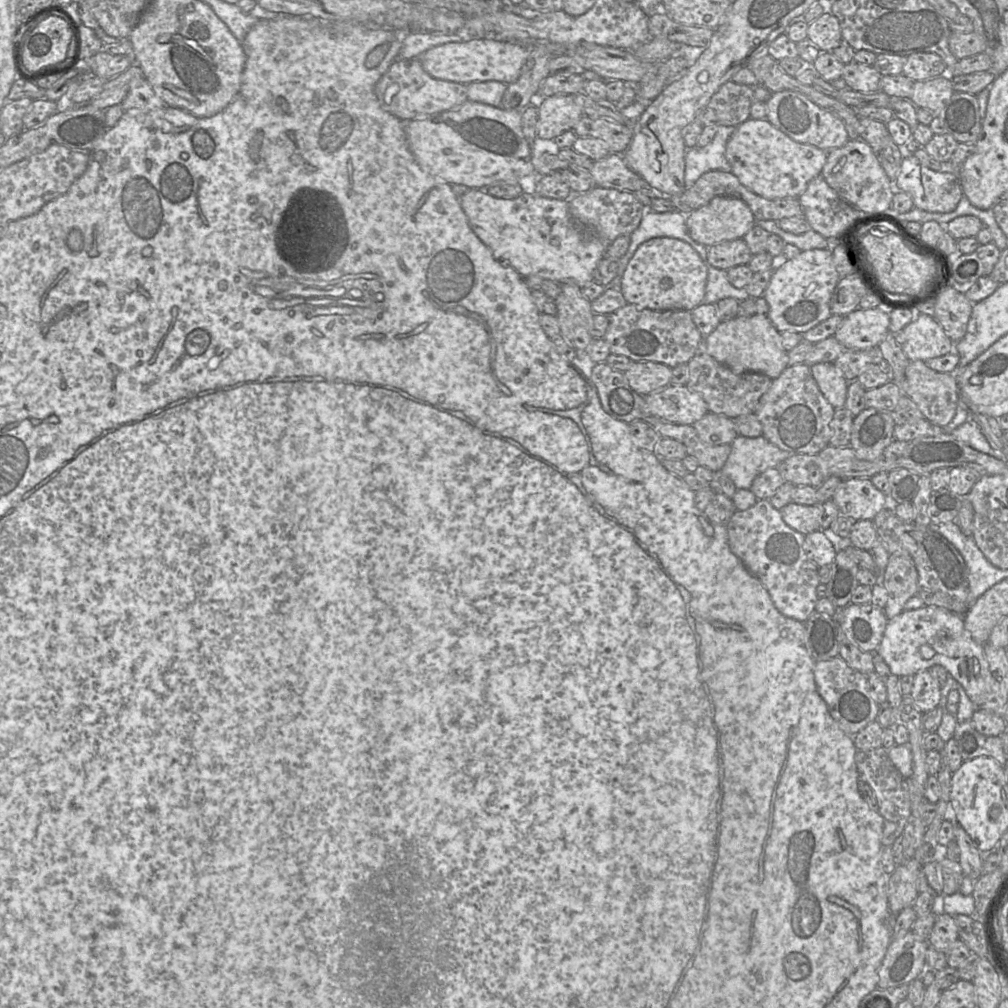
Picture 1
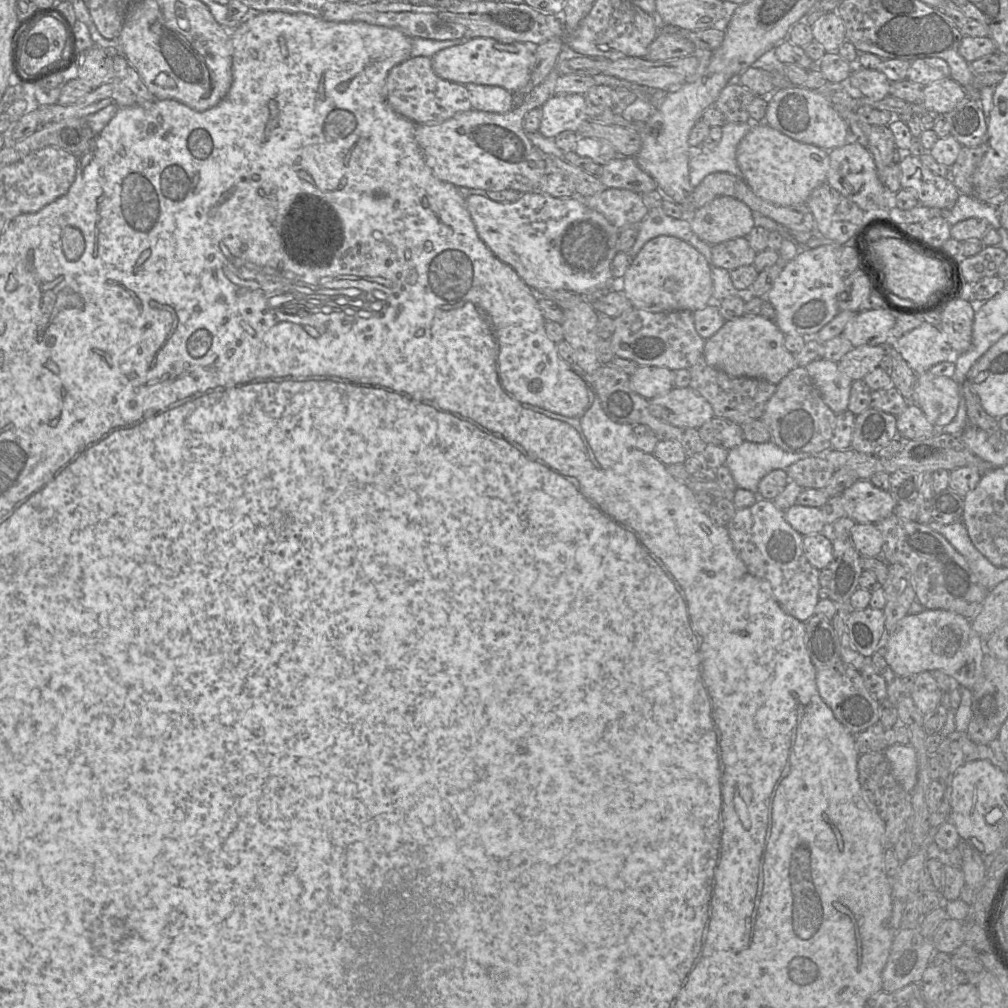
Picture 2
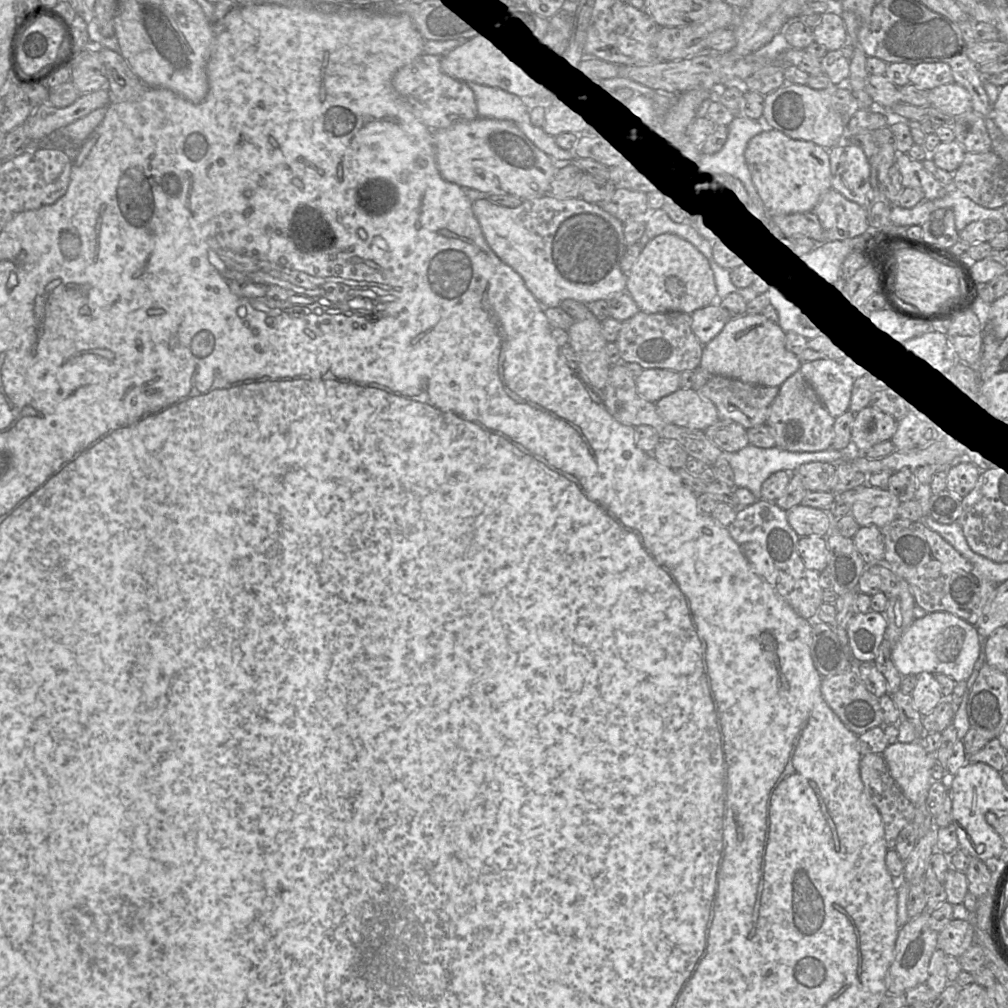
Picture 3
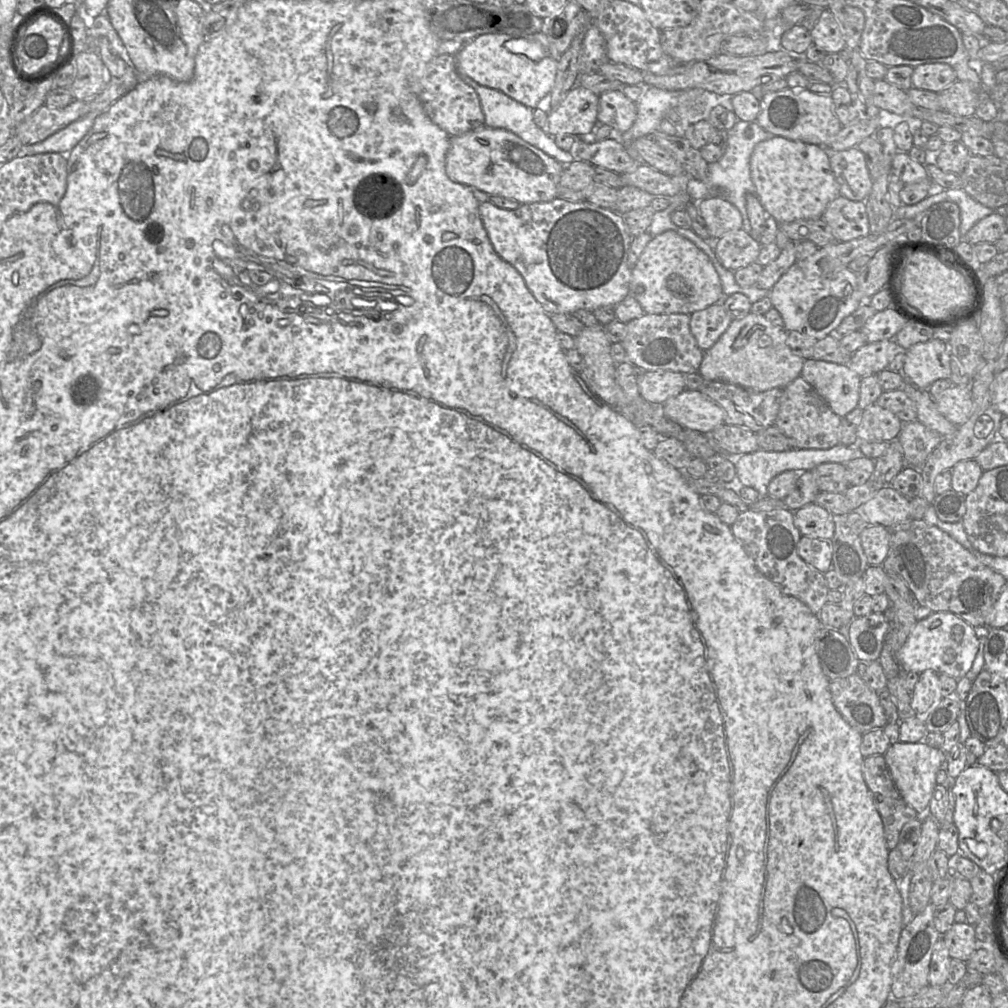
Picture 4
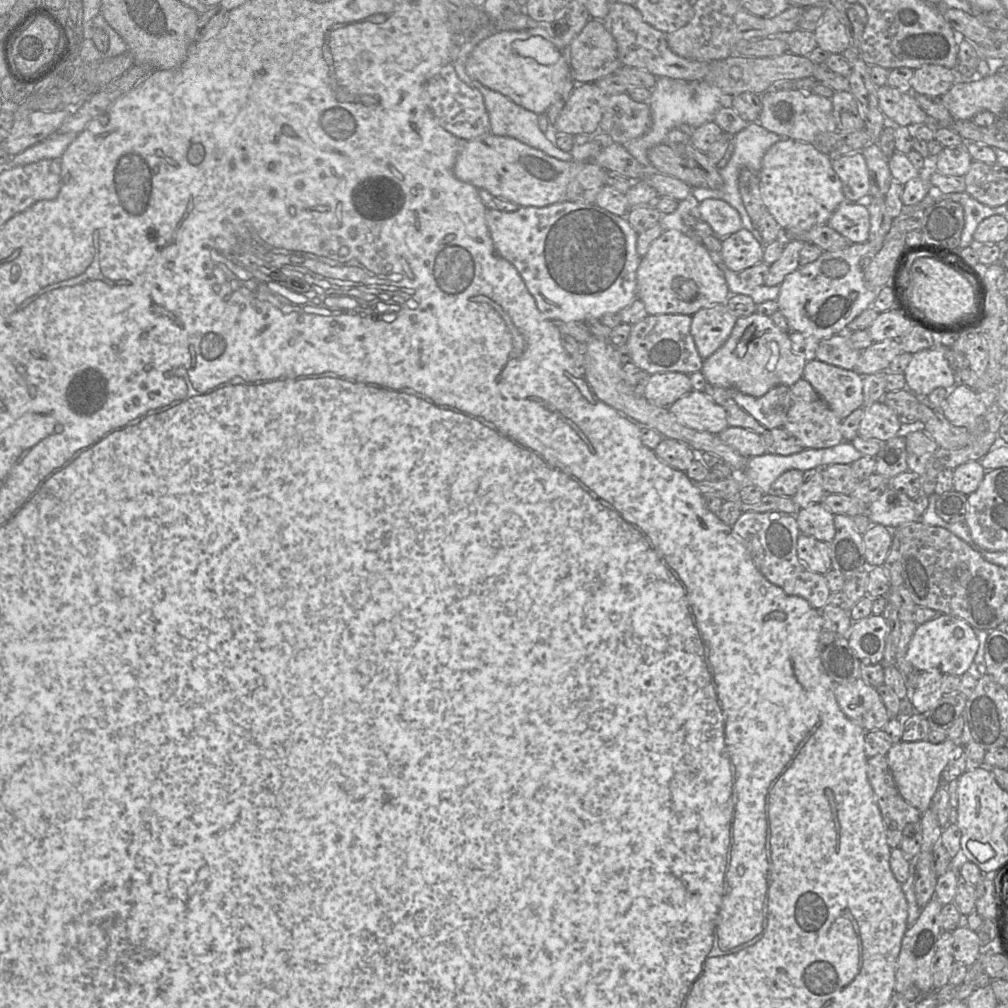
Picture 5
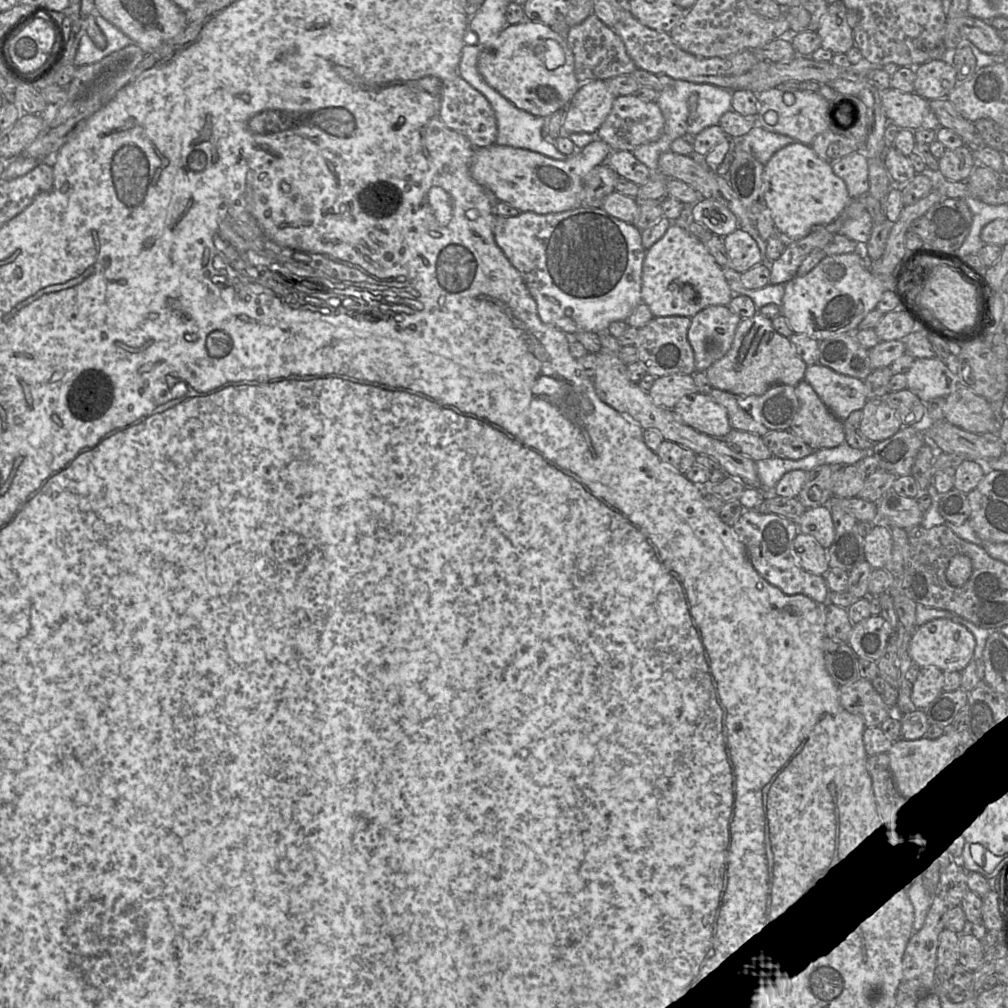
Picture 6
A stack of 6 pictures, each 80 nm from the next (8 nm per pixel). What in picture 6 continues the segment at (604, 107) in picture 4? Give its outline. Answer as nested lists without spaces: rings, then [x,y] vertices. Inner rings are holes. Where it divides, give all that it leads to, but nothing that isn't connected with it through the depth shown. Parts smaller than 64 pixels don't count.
[[[622,95],[615,97],[608,116],[597,131],[597,136],[612,150],[632,152],[639,145],[657,141],[664,128],[665,120],[656,102],[643,101],[635,95]]]

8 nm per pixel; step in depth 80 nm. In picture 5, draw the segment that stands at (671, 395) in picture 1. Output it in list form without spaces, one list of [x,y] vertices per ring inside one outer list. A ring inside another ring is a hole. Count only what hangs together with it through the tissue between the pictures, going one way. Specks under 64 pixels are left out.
[[[692,390],[667,409],[679,423],[699,432],[718,435],[729,427],[723,407],[704,392]]]

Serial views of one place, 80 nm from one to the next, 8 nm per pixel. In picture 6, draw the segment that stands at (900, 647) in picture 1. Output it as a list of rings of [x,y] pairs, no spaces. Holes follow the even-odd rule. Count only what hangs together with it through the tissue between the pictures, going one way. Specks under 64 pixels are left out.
[[[937,618],[916,628],[909,644],[913,664],[921,668],[936,667],[942,672],[961,672],[972,660],[975,639],[963,625],[947,618]]]

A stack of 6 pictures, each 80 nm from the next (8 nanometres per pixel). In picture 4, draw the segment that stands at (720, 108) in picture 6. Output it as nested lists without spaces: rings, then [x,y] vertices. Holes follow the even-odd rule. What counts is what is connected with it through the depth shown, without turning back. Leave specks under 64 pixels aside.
[[[645,84],[641,85],[643,85],[643,92],[640,98],[636,101],[636,119],[628,131],[620,134],[620,140],[627,148],[628,153],[638,164],[644,164],[644,162],[631,143],[639,137],[648,136],[655,131],[659,131],[659,124],[669,110],[676,110],[681,119],[685,120],[689,124],[694,124],[700,120],[708,119],[710,111],[714,106],[719,104],[732,110],[732,95],[722,95],[720,97],[715,93],[700,88],[670,91]]]

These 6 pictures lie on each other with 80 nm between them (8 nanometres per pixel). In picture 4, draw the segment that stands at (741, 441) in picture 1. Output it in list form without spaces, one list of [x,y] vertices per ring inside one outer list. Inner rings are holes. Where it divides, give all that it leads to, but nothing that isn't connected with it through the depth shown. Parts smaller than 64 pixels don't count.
[[[836,445],[830,449],[790,449],[782,452],[767,452],[761,449],[734,458],[736,484],[754,488],[760,497],[768,496],[768,486],[773,478],[785,471],[813,471],[824,463],[846,464],[851,460],[864,457],[857,446]]]

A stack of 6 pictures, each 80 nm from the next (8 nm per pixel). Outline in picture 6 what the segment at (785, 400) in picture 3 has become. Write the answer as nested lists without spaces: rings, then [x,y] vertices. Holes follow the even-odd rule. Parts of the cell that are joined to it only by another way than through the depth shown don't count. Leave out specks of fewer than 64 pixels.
[[[806,381],[795,386],[798,411],[789,431],[814,451],[834,448],[845,442],[843,421],[832,414]]]

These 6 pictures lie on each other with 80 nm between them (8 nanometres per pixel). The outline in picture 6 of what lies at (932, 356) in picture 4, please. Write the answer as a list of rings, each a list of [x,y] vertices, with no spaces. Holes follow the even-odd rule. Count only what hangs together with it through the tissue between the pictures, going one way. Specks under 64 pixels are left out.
[[[936,357],[915,359],[905,375],[907,378],[907,389],[923,402],[928,402],[935,397],[946,397],[957,387],[957,377]]]

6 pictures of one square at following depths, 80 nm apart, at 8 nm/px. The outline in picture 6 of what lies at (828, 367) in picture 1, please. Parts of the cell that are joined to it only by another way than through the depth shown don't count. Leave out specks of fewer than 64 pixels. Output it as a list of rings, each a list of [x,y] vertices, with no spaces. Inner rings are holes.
[[[819,363],[807,366],[804,381],[811,385],[822,402],[841,421],[846,420],[854,411],[862,410],[868,401],[864,381],[836,373]]]

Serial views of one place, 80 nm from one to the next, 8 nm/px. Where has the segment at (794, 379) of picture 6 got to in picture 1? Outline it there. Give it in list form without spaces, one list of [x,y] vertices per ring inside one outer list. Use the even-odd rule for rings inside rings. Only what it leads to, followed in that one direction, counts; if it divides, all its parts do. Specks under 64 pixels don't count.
[[[767,315],[737,316],[723,321],[704,337],[704,341],[708,354],[735,374],[761,373],[774,380],[789,366],[788,352],[782,346],[781,333]]]

